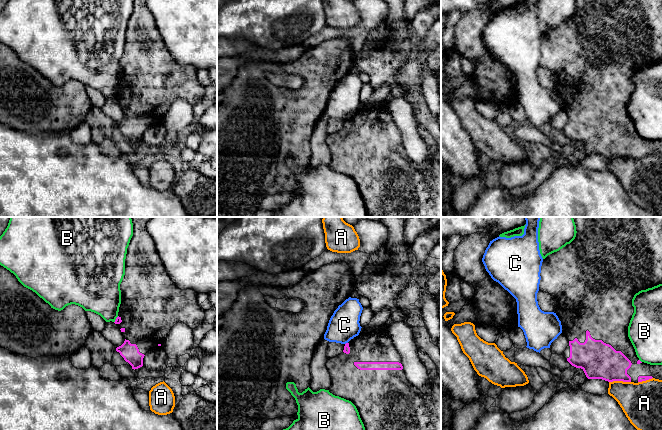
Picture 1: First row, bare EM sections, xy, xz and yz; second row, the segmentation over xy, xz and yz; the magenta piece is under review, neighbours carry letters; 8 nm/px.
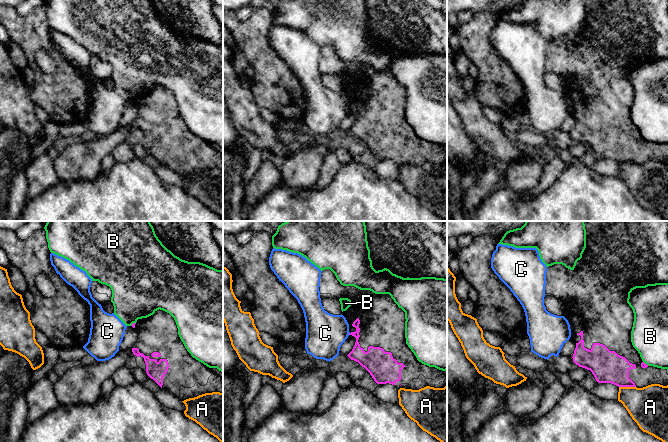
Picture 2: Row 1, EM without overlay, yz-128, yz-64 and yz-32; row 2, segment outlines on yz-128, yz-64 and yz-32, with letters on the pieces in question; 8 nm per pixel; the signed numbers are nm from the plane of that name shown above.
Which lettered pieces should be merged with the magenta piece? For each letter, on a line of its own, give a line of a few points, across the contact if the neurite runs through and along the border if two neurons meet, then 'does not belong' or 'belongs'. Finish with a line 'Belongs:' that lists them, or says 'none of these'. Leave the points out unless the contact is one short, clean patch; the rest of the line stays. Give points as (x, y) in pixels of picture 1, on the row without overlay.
A: does not belong
B: does not belong
C: line xz (347, 118), (345, 120); does not belong
Belongs: none of these

